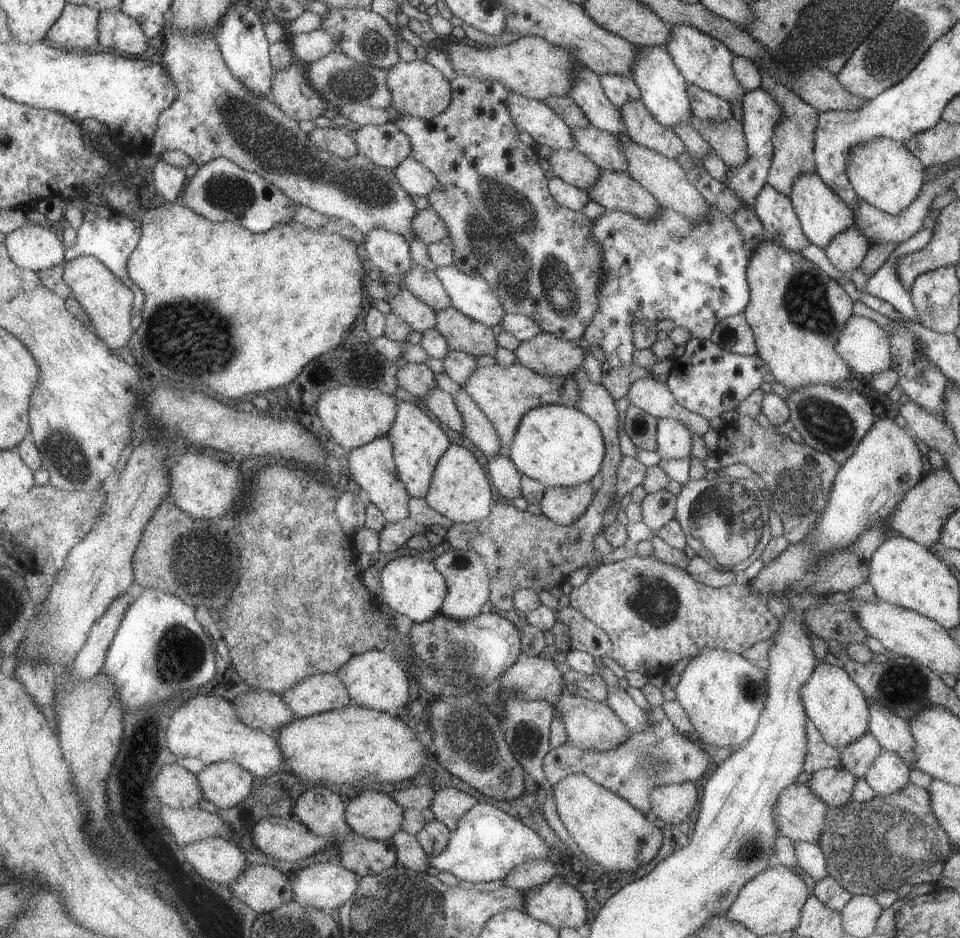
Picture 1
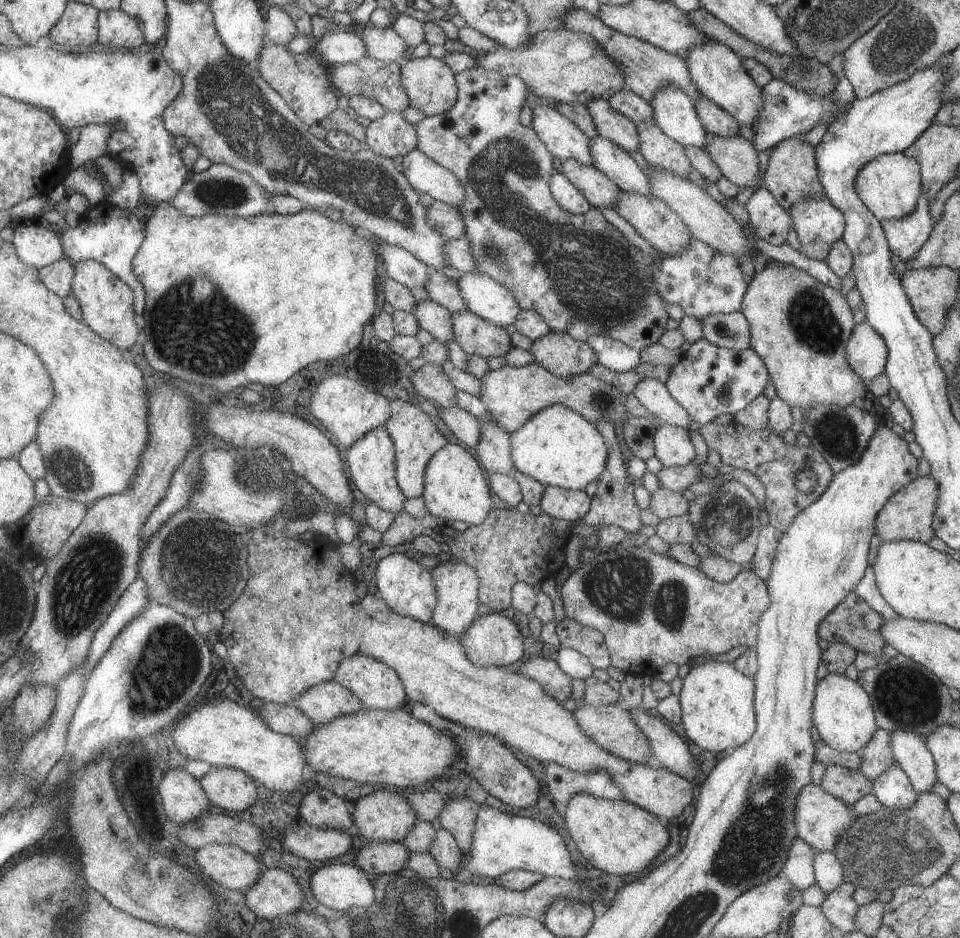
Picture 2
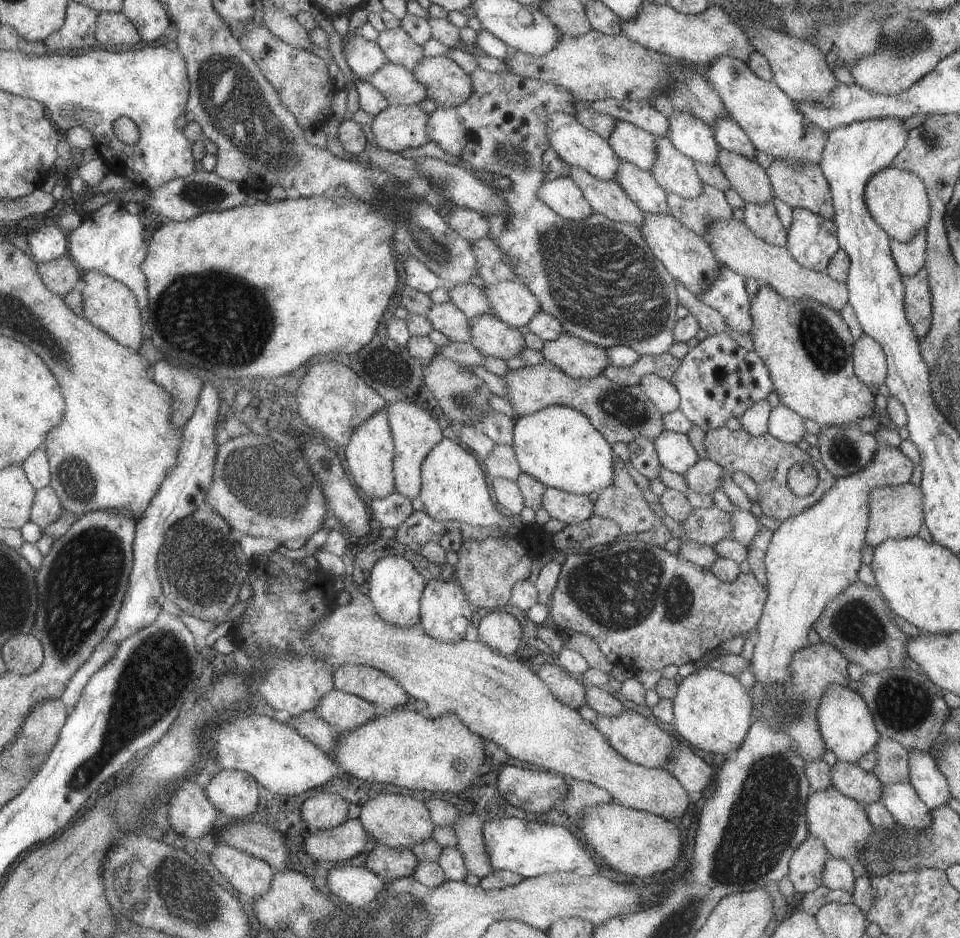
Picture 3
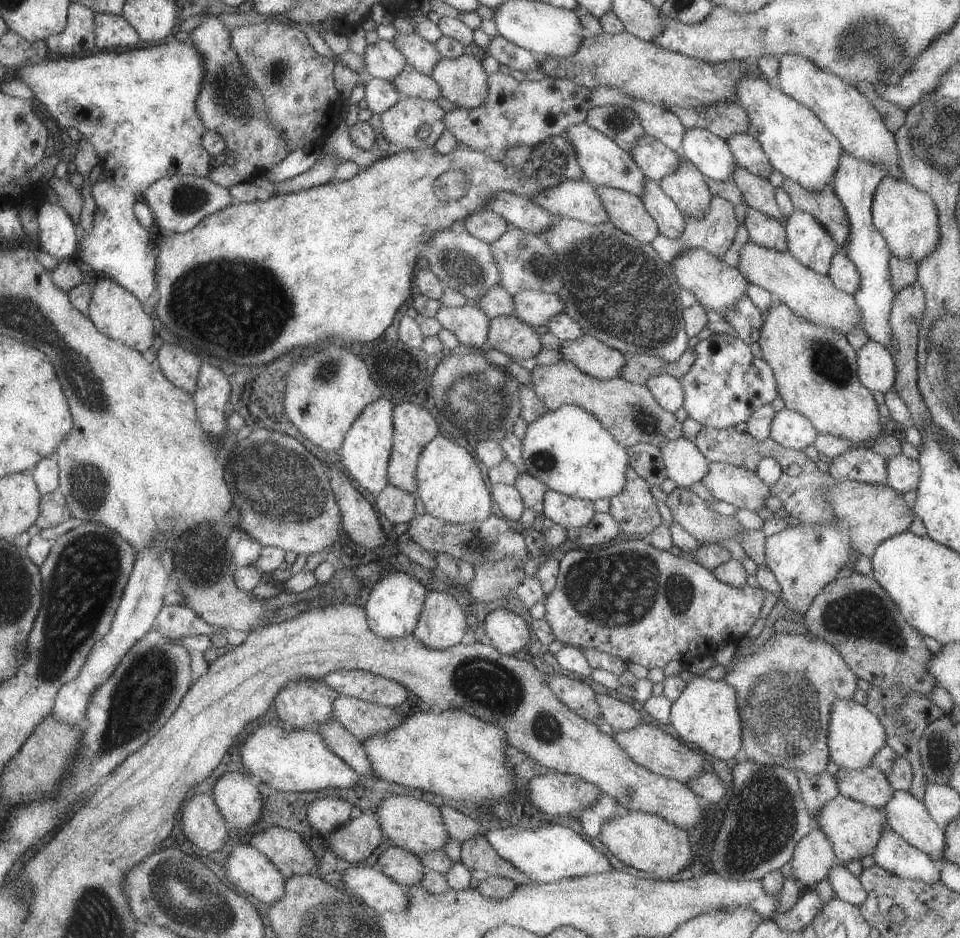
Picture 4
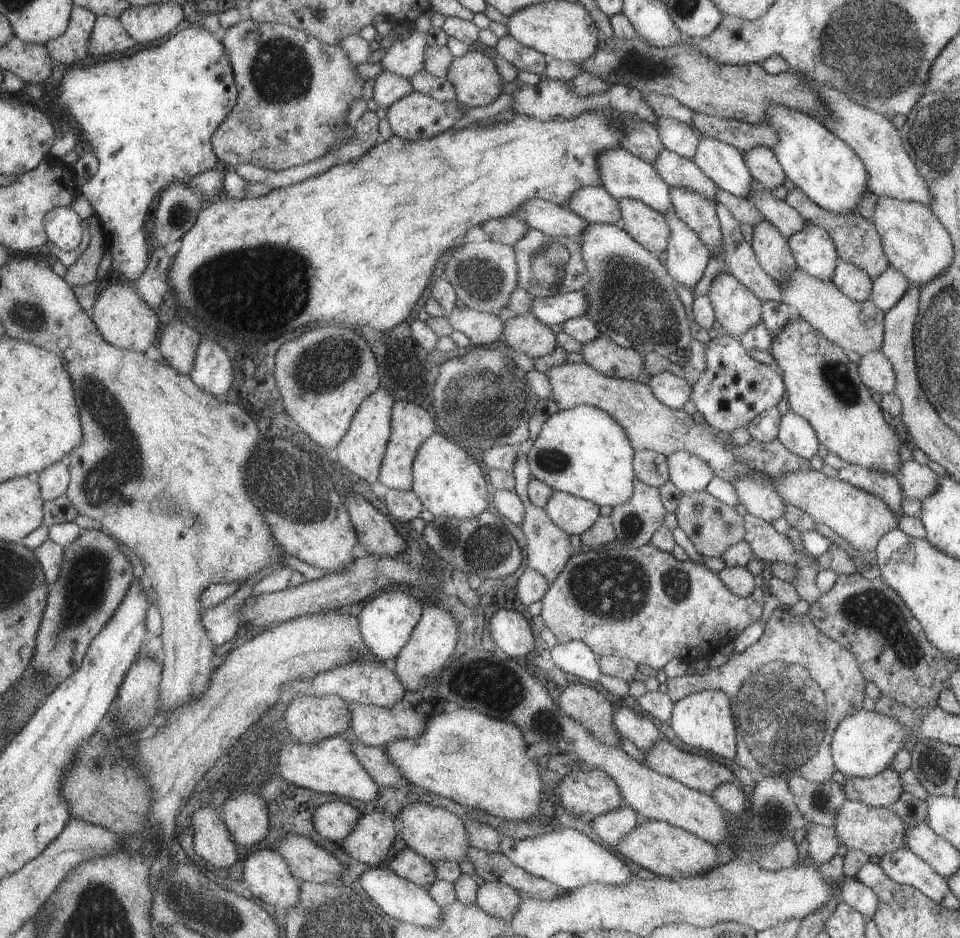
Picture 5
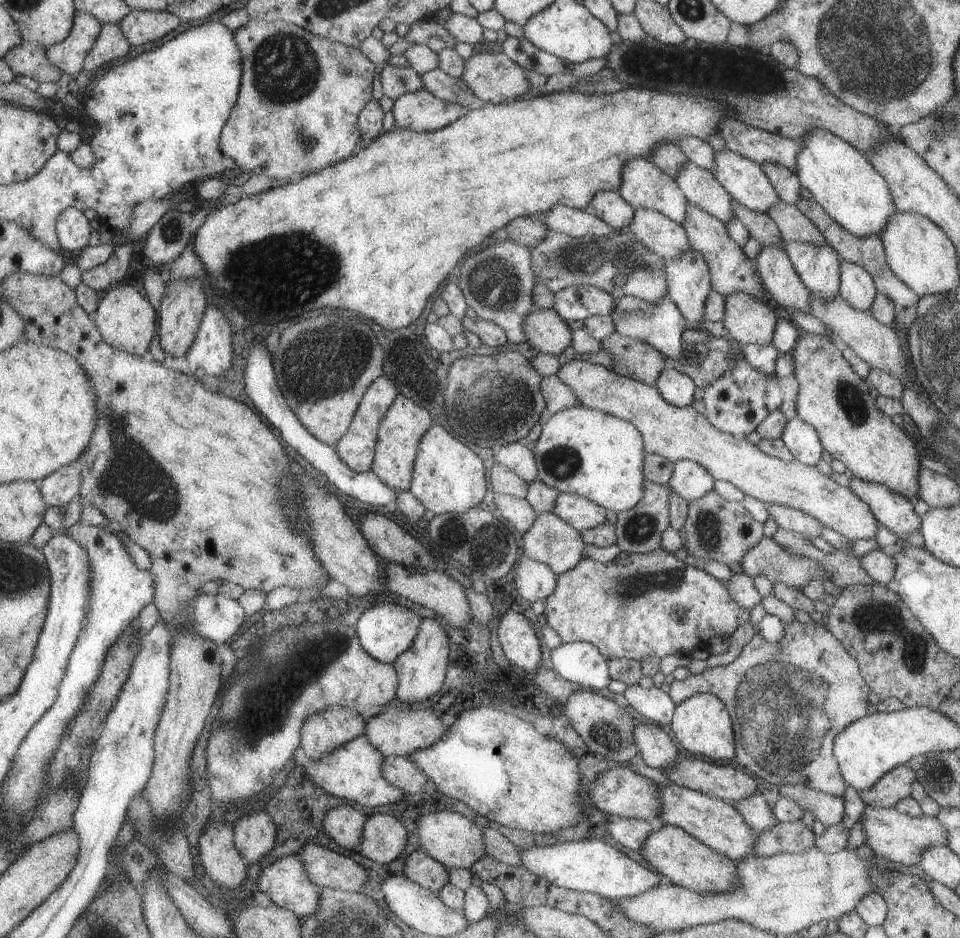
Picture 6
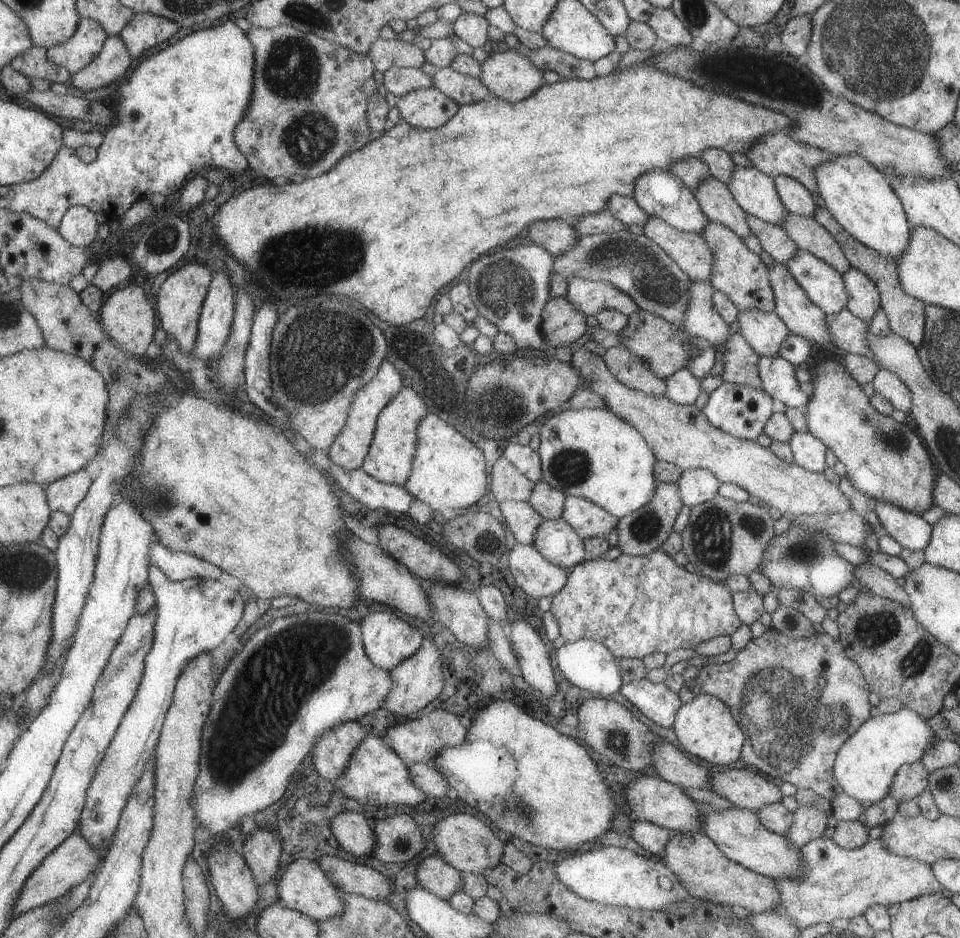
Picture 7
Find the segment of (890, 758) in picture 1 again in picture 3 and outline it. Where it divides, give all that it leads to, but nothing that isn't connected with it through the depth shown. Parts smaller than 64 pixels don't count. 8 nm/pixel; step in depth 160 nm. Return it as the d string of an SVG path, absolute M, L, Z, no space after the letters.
M908 782L882 785L879 799L904 830L922 829L930 823L930 810Z

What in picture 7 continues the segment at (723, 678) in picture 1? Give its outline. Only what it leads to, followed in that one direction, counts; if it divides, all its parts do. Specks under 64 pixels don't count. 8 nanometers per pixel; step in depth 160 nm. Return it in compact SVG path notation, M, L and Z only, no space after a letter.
M700 694L689 702L681 703L676 710L672 729L683 752L699 760L711 762L715 766L727 766L735 762L740 757L740 750L745 740L743 731L737 726L730 710L713 695Z

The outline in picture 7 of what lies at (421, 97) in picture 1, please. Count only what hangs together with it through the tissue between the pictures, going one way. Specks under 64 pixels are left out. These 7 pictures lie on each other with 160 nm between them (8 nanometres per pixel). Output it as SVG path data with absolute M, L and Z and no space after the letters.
M513 49L501 53L489 53L481 63L481 84L488 89L489 96L497 97L508 103L527 99L544 83L543 72L535 68L526 58Z

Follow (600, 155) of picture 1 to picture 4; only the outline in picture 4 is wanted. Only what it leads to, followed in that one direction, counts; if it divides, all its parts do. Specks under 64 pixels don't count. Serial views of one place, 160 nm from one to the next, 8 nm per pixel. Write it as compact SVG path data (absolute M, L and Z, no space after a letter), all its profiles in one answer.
M644 180L644 194L641 202L647 214L651 215L657 225L658 233L667 238L677 238L684 227L683 215L675 203L661 190L658 181Z

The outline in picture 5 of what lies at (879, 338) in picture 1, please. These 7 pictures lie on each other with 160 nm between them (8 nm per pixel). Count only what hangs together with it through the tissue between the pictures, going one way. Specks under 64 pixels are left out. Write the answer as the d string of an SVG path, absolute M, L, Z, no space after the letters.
M880 349L860 356L858 373L861 382L871 391L881 395L894 392L895 375L893 367Z

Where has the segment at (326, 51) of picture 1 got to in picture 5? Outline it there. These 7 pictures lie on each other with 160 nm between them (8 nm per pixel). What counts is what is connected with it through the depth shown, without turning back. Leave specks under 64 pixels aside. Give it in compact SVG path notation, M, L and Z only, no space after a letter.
M425 11L415 21L416 30L406 39L397 39L388 49L379 63L385 71L389 71L406 79L412 79L418 72L425 69L428 32L433 11Z

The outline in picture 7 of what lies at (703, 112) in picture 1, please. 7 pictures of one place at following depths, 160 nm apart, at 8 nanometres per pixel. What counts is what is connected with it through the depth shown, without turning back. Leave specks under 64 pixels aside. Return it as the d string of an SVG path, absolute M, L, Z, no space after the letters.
M777 175L773 178L773 182L777 196L787 213L812 216L817 205L813 203L811 193L801 183L790 176L783 175Z

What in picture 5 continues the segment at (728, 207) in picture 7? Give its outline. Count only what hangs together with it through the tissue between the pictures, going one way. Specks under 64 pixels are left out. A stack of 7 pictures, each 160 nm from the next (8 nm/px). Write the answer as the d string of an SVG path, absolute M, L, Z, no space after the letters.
M663 147L657 153L652 165L668 187L688 188L714 200L716 184L699 170L693 159L679 156Z

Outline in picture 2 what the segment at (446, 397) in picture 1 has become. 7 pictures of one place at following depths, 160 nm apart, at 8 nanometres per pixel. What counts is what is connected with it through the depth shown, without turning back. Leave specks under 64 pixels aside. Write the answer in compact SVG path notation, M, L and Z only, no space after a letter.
M459 405L440 407L442 419L449 425L454 436L465 443L469 448L478 447L481 440L480 420L468 410Z

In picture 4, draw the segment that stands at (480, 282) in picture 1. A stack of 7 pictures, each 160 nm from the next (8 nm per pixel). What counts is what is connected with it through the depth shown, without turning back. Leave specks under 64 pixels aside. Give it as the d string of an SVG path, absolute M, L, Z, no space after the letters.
M525 289L512 295L517 320L531 327L545 326L545 322L557 313L564 312L564 303L555 293Z

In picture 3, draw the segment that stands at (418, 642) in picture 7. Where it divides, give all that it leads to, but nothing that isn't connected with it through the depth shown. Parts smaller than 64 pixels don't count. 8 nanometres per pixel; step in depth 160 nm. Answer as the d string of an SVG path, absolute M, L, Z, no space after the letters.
M389 554L378 559L369 578L370 597L376 611L388 622L397 626L411 628L422 622L422 599L428 581L407 558Z

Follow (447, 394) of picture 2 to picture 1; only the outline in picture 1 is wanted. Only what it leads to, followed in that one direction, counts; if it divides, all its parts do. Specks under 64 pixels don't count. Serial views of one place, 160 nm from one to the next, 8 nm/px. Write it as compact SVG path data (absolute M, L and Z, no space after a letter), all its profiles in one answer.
M407 363L398 370L401 386L420 399L424 399L438 386L436 373L425 363Z

